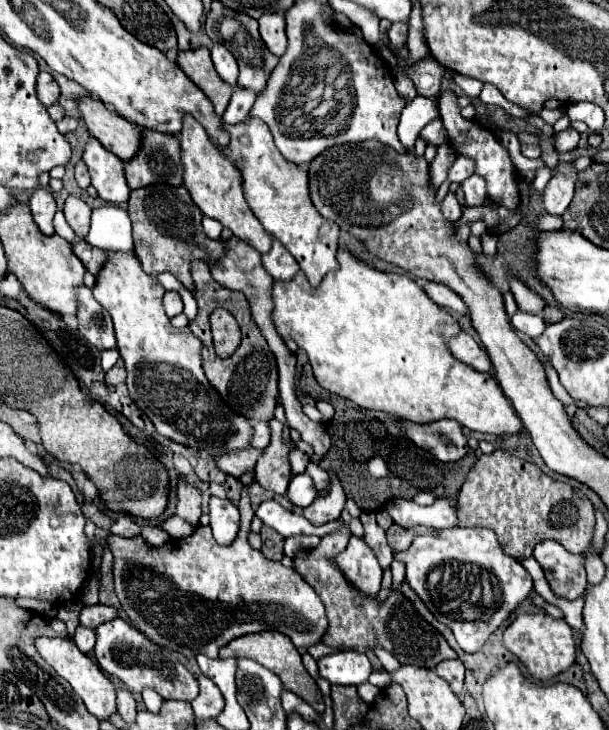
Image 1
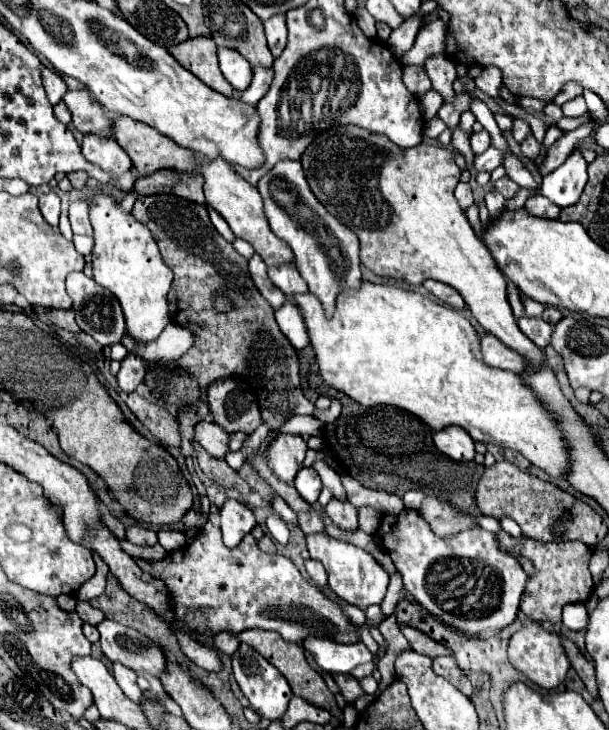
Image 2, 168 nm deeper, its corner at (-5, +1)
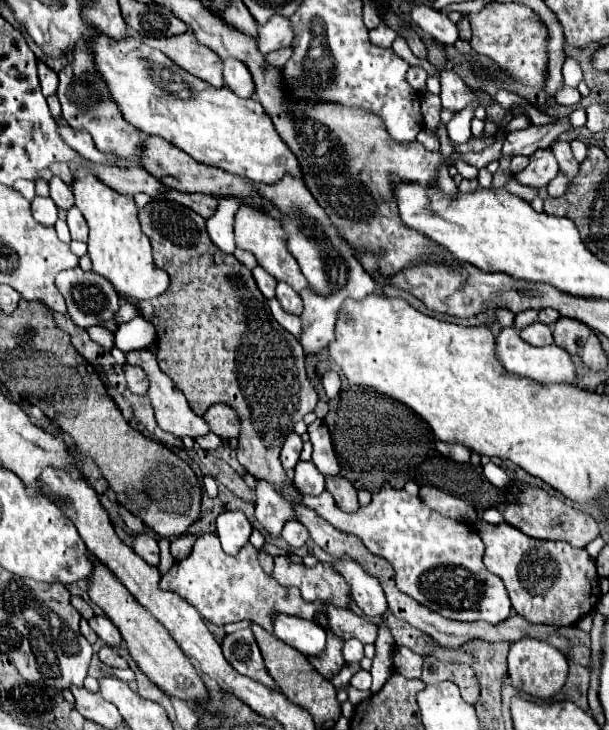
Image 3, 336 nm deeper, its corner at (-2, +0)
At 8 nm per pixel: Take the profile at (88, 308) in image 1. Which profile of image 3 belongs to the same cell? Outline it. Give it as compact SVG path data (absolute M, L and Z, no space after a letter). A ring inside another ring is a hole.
M75 266L71 270L63 270L61 274L57 274L55 284L67 302L67 314L81 328L97 326L103 320L113 320L115 312L119 310L119 294L113 290L113 284L107 278L101 278L99 274L85 272L79 266Z

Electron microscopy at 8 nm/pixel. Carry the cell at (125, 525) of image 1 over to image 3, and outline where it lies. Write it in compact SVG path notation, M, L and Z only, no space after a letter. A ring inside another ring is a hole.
M139 534L133 538L133 550L151 566L159 566L159 546L149 534Z

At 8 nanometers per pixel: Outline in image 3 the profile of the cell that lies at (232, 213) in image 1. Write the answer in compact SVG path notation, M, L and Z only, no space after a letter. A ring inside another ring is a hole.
M247 204L239 206L239 210L235 214L235 242L239 248L251 252L257 258L259 266L263 266L273 278L287 282L297 292L301 292L303 288L309 288L305 276L299 270L297 260L289 254L289 250L285 246L285 234L281 234L281 226L277 226L277 222L273 218L269 218L265 212L253 210Z

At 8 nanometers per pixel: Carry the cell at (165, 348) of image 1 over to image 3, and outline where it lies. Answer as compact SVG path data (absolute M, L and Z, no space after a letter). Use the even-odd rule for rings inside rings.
M81 166L73 172L73 194L75 204L83 212L89 224L89 256L93 260L93 270L105 276L119 294L131 300L147 300L163 294L169 286L169 276L155 268L151 256L149 238L143 234L137 220L137 206L133 196L123 196L117 190L105 186L95 170Z

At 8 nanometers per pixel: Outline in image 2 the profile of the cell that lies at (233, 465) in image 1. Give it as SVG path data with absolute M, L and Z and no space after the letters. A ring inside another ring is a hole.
M202 421L198 423L196 427L196 437L200 441L200 445L212 455L212 457L218 457L218 459L224 459L226 453L230 453L230 435L220 429L216 423L212 421Z

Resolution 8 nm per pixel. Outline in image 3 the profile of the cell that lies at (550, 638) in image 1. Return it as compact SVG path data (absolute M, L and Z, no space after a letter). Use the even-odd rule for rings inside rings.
M521 638L517 642L511 644L509 648L509 680L511 686L519 692L525 692L533 698L551 698L555 696L567 678L567 658L551 644L543 642L543 640L535 640L535 638Z

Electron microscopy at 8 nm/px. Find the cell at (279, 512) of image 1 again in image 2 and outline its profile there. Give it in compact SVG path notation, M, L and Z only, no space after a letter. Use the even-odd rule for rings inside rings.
M228 499L220 507L220 527L226 547L236 547L242 541L242 537L250 533L254 523L254 511L236 499Z

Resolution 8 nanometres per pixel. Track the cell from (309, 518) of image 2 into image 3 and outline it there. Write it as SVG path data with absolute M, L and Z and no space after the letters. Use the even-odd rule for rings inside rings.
M293 520L293 522L287 522L287 524L285 524L281 536L283 536L283 540L289 544L289 548L295 550L295 548L301 548L301 546L307 542L309 532L305 530L305 526L303 526L301 522Z

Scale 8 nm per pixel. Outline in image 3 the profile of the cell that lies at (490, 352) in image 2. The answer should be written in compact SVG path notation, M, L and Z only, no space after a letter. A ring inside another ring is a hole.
M503 328L499 332L499 336L497 336L497 356L499 356L499 360L503 362L503 366L509 372L513 372L517 376L527 376L527 378L537 380L541 384L551 384L551 382L573 384L577 380L573 358L565 350L561 350L555 344L543 346L543 348L535 348L535 346L523 342L515 328Z

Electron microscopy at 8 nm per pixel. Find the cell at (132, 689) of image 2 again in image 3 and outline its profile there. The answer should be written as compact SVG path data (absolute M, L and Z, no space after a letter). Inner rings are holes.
M103 646L103 648L99 650L99 660L101 660L103 664L107 664L107 666L127 668L127 662L125 662L113 648L109 648L109 646Z

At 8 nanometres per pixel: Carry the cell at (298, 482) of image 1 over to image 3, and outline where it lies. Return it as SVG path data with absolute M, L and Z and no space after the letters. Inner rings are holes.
M299 462L295 466L293 482L301 492L311 494L311 496L317 496L325 490L325 476L317 470L313 462Z

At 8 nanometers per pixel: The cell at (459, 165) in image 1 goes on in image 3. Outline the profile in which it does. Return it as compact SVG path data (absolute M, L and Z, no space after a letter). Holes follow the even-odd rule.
M557 118L555 122L545 124L545 126L531 124L525 130L509 132L503 142L503 156L515 156L515 154L531 156L539 148L549 148L551 142L557 140L559 134L569 132L569 130L571 130L569 118Z

